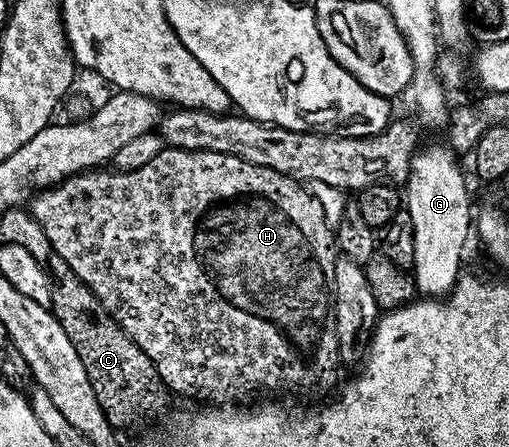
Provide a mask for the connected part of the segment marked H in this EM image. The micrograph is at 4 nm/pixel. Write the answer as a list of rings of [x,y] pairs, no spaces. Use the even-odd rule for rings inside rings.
[[[168,147],[158,153],[152,161],[143,165],[142,168],[134,169],[132,172],[122,172],[115,169],[91,169],[72,175],[53,187],[41,190],[31,200],[30,210],[32,216],[38,221],[38,225],[42,225],[46,237],[50,237],[50,245],[54,245],[54,253],[58,253],[58,257],[62,257],[62,261],[66,261],[66,265],[70,265],[70,269],[74,269],[74,273],[78,273],[81,281],[96,294],[105,311],[116,320],[116,324],[140,346],[142,353],[146,353],[146,357],[150,357],[150,361],[154,361],[154,365],[160,374],[160,379],[164,382],[169,392],[176,394],[177,391],[180,395],[193,395],[196,399],[204,399],[200,401],[208,405],[232,405],[237,401],[247,400],[244,398],[247,395],[254,394],[255,391],[292,391],[295,387],[300,391],[308,391],[311,387],[318,386],[323,379],[330,378],[336,363],[339,364],[341,362],[340,342],[336,340],[336,324],[332,318],[332,282],[334,281],[334,265],[338,258],[338,248],[334,242],[334,231],[326,223],[326,214],[323,212],[322,205],[308,192],[307,186],[303,182],[291,179],[289,175],[283,175],[274,169],[266,169],[262,165],[250,165],[250,161],[242,161],[242,157],[230,157],[226,153],[183,151],[177,147]]]

